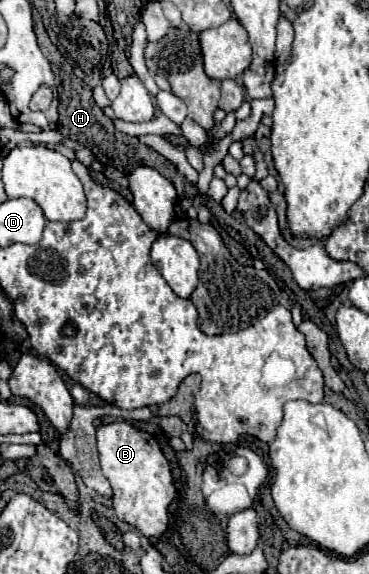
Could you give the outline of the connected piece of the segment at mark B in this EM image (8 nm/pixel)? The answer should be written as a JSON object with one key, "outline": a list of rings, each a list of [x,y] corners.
{"outline":[[[123,420],[103,425],[101,437],[95,439],[101,469],[113,487],[115,515],[145,537],[160,537],[168,529],[168,507],[175,497],[175,485],[159,441]]]}

